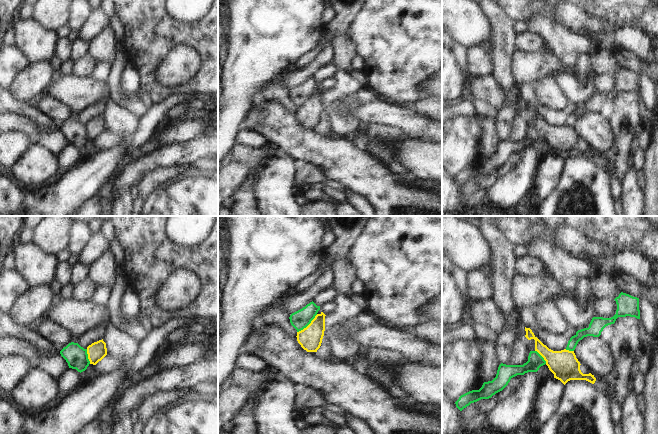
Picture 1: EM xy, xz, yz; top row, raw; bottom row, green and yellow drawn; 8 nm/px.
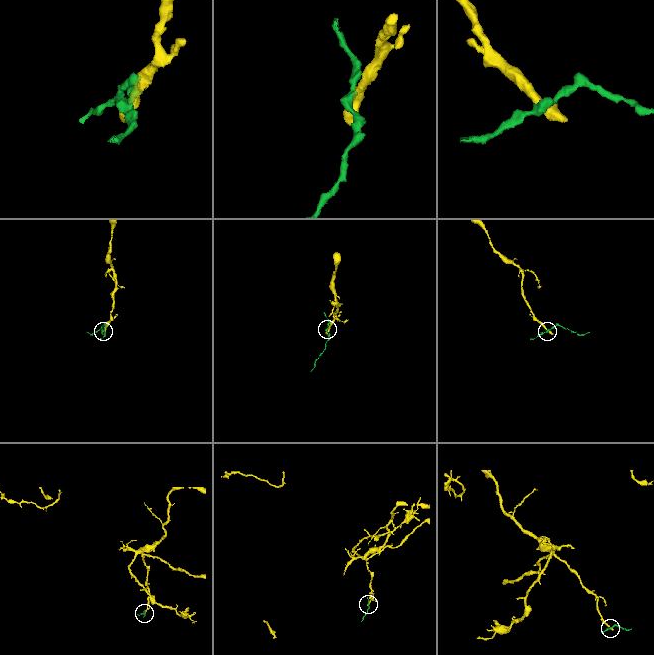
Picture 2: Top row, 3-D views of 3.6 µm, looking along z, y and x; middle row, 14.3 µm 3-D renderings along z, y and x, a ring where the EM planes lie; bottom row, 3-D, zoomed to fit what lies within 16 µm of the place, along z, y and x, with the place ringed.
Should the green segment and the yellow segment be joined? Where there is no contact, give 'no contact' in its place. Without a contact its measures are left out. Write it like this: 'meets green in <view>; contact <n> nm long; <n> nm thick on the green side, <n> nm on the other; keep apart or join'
meets green in xz; contact 220 nm long; 150 nm thick on the green side, 190 nm on the other; keep apart

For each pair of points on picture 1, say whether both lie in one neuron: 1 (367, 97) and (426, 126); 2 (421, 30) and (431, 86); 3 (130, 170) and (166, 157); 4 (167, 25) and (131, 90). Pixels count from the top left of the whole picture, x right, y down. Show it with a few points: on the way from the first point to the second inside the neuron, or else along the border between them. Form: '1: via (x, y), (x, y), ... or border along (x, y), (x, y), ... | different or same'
1: border along (375, 98), (362, 104) | different
2: border along (431, 79), (426, 84), (426, 96) | different
3: via (139, 167), (157, 159) | same
4: border along (129, 61), (140, 74), (142, 88) | different

